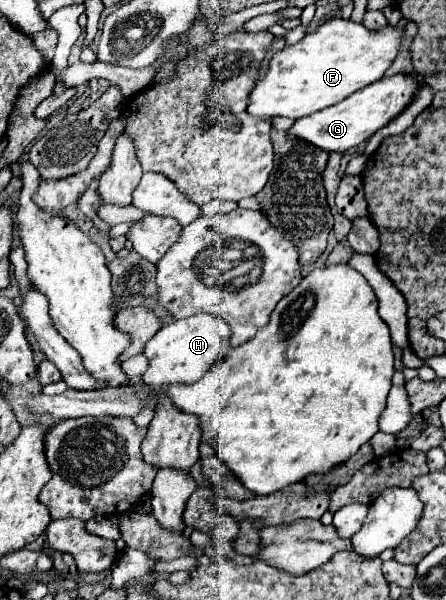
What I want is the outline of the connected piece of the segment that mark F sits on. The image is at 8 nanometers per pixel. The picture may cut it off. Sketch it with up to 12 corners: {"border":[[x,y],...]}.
{"border":[[333,18],[273,54],[255,118],[297,120],[383,78],[403,30]]}

